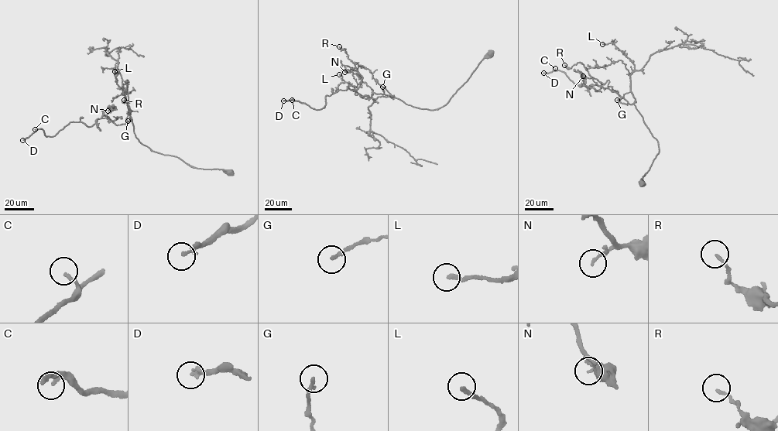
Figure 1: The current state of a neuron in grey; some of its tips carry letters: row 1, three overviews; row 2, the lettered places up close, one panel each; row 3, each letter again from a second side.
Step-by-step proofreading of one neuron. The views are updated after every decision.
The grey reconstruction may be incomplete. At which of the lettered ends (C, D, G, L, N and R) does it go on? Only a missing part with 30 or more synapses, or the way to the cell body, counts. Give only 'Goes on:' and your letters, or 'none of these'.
Goes on: C, D, L

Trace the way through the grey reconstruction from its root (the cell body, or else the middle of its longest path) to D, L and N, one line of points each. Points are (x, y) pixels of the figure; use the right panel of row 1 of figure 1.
D: (642, 183), (659, 149), (635, 106), (608, 80), (589, 89), (543, 73)
L: (642, 183), (659, 152), (658, 142), (634, 104), (630, 77), (635, 70), (632, 61), (614, 43), (602, 44)
N: (642, 183), (659, 152), (656, 140), (635, 106), (619, 101), (608, 80), (601, 87), (596, 79), (583, 76)

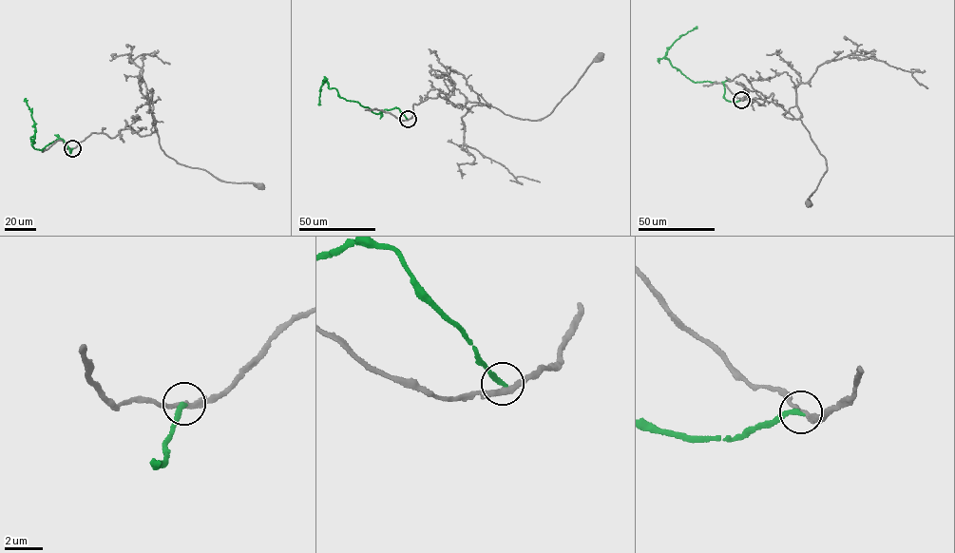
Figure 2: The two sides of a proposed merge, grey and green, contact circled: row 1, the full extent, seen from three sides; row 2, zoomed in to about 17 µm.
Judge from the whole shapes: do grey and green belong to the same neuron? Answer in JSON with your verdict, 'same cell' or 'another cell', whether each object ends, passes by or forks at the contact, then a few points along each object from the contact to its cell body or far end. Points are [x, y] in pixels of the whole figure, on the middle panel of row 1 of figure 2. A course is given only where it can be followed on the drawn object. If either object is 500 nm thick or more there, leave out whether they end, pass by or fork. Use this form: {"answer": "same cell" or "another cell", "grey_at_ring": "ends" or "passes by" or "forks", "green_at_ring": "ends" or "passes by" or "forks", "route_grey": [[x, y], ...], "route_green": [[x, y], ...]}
{"answer": "another cell", "grey_at_ring": "passes by", "green_at_ring": "ends", "route_grey": [[408, 119], [413, 104], [438, 94], [462, 108], [487, 104], [506, 114], [538, 121], [551, 112], [601, 55]], "route_green": [[408, 119], [395, 107], [375, 113], [339, 96], [325, 81], [319, 104]]}

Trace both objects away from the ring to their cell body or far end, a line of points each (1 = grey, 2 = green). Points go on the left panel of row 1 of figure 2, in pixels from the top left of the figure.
1: (72, 148), (92, 133), (115, 137), (124, 120), (141, 136), (157, 130), (179, 163), (261, 186)
2: (72, 148), (70, 153), (60, 138), (42, 150), (35, 149), (30, 138), (34, 135), (34, 122), (26, 98)

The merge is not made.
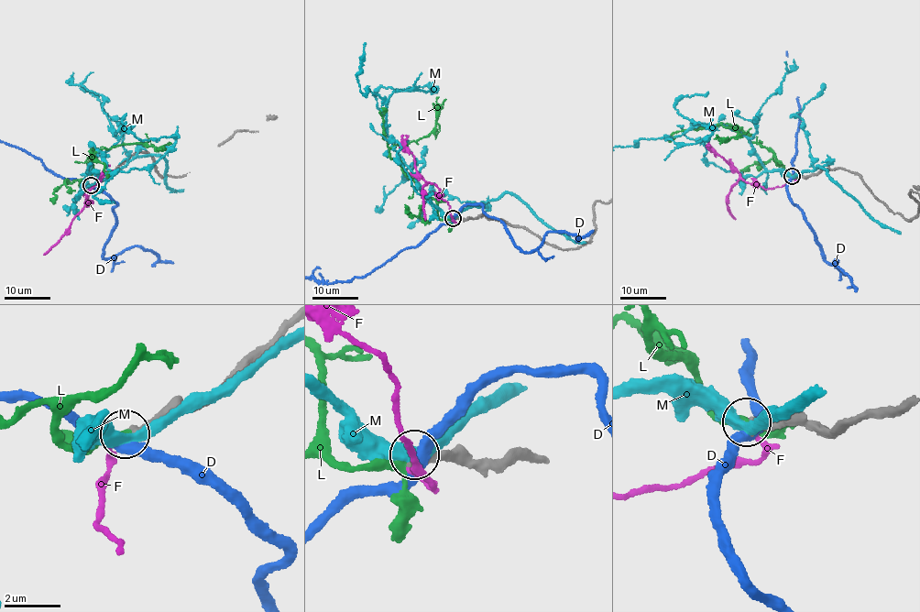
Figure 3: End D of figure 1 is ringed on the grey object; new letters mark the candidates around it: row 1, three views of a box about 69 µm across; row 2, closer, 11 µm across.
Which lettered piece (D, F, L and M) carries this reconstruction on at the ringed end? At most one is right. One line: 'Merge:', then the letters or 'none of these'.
Merge: L

